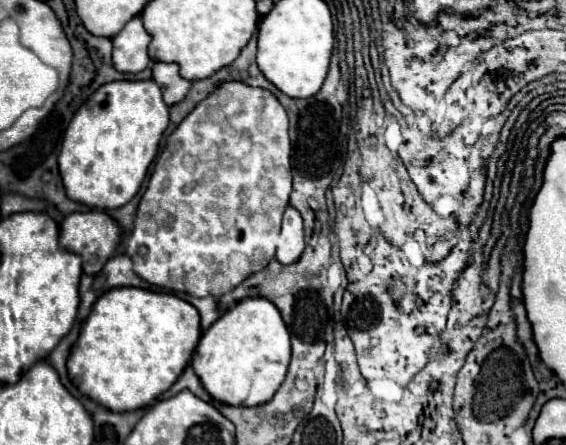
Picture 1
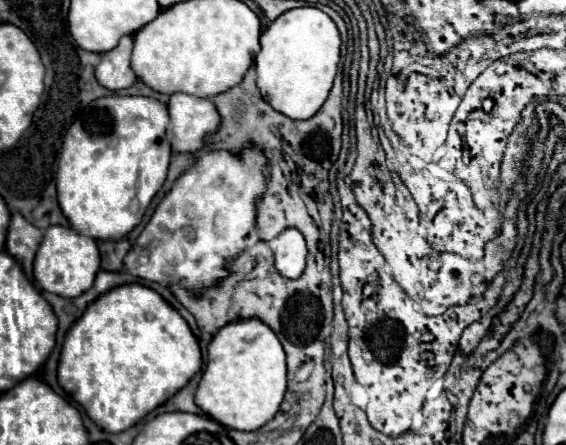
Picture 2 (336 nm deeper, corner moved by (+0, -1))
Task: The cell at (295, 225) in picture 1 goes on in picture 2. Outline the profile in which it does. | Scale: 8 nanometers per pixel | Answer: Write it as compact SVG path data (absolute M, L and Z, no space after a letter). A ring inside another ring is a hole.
M294 227L284 229L278 237L270 239L268 245L274 253L276 269L284 277L296 279L302 275L304 259L306 259L306 241L298 229L294 229Z

